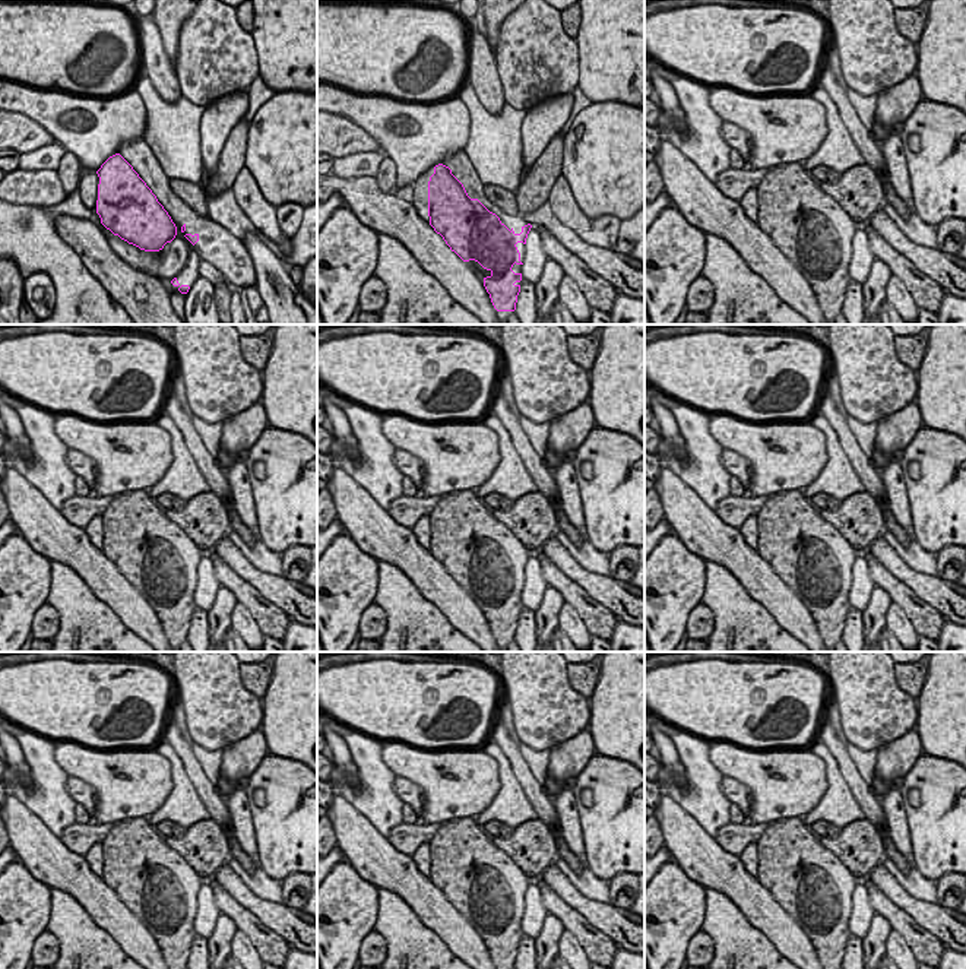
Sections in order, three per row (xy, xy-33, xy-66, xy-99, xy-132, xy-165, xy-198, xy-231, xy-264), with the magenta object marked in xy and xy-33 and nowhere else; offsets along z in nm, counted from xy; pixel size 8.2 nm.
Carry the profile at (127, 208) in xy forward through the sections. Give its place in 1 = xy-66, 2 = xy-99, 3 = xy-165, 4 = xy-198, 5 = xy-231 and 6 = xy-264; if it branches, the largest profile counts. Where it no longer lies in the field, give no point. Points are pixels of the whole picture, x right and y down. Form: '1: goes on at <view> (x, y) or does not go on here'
1: goes on at xy-66 (805, 237)
2: goes on at xy-99 (151, 564)
3: goes on at xy-165 (805, 564)
4: goes on at xy-198 (151, 892)
5: goes on at xy-231 (478, 892)
6: goes on at xy-264 (805, 892)

